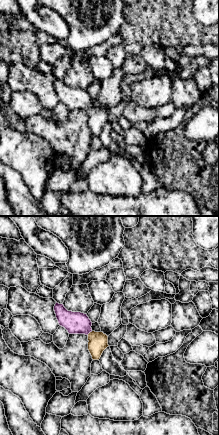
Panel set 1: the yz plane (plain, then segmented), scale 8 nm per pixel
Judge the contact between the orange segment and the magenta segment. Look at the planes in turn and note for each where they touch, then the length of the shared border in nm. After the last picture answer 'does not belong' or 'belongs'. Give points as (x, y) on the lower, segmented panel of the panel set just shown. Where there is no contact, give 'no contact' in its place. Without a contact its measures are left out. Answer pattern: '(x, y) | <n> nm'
(90, 332) | 50 nm

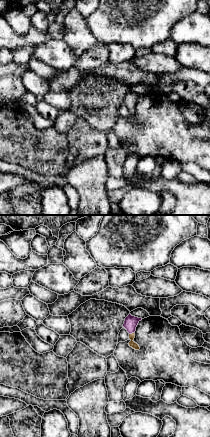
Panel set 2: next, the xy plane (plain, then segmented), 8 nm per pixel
(132, 333) | 50 nm

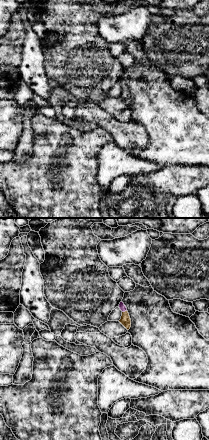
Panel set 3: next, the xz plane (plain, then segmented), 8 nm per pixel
(125, 311) | 40 nm

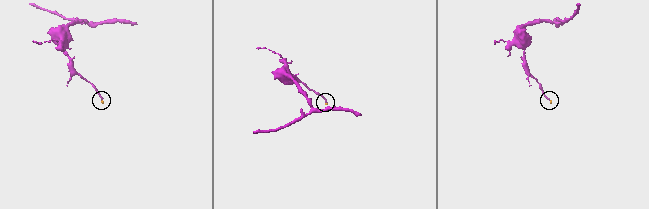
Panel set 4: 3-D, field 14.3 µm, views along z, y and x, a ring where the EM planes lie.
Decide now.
belongs

